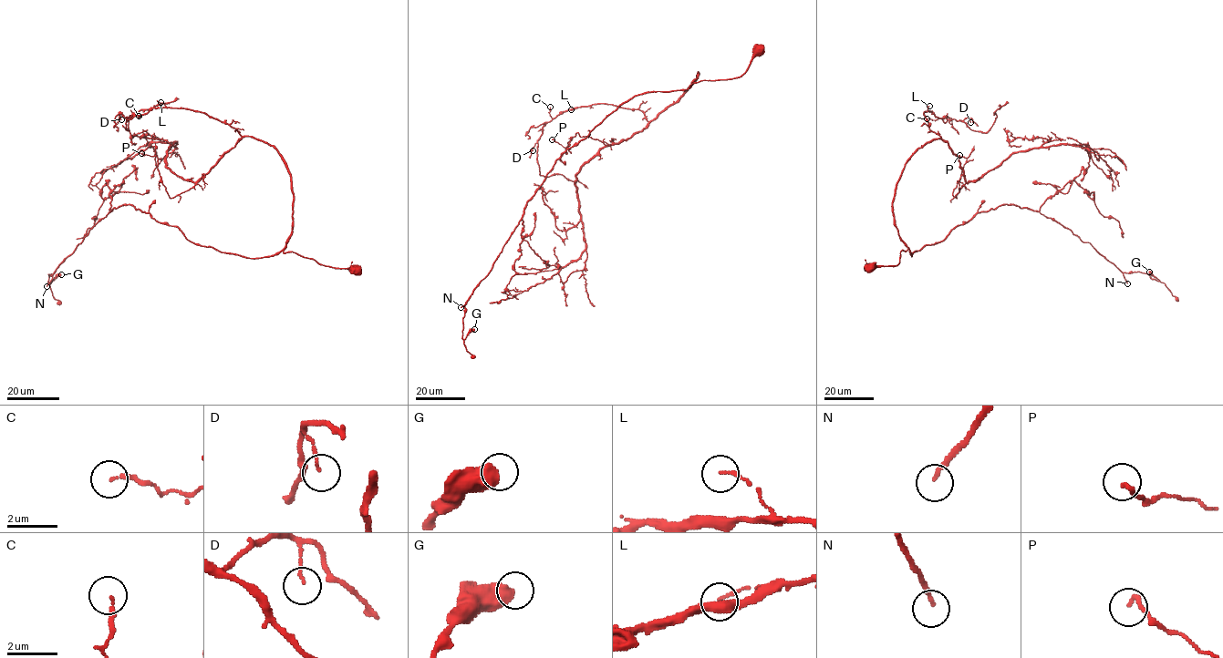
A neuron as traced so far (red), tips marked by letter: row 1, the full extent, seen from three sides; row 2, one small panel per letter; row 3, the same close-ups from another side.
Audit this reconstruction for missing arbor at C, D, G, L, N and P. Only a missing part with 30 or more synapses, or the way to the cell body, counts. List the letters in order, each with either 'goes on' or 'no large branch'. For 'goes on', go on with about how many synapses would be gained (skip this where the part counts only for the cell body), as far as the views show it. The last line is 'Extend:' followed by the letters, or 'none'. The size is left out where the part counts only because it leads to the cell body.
C: no large branch
D: no large branch
G: no large branch
L: no large branch
N: goes on | 80 syn
P: no large branch
Extend: N

